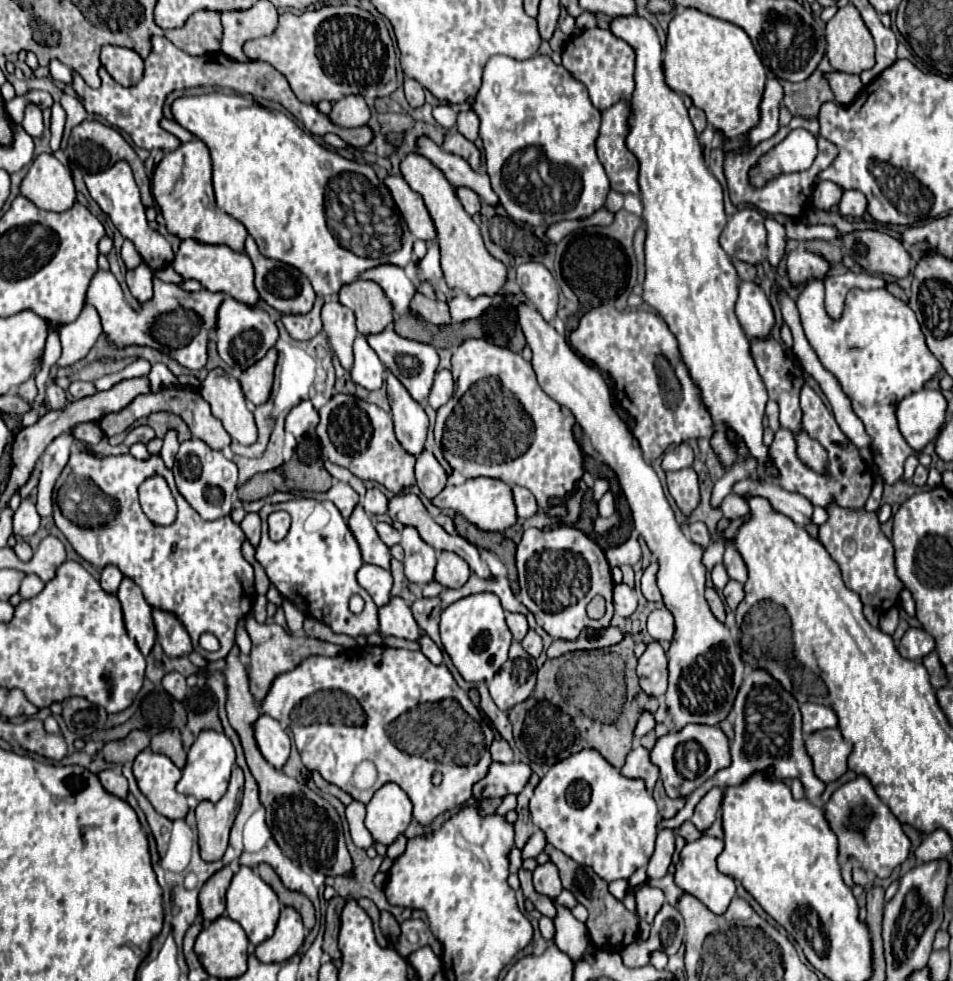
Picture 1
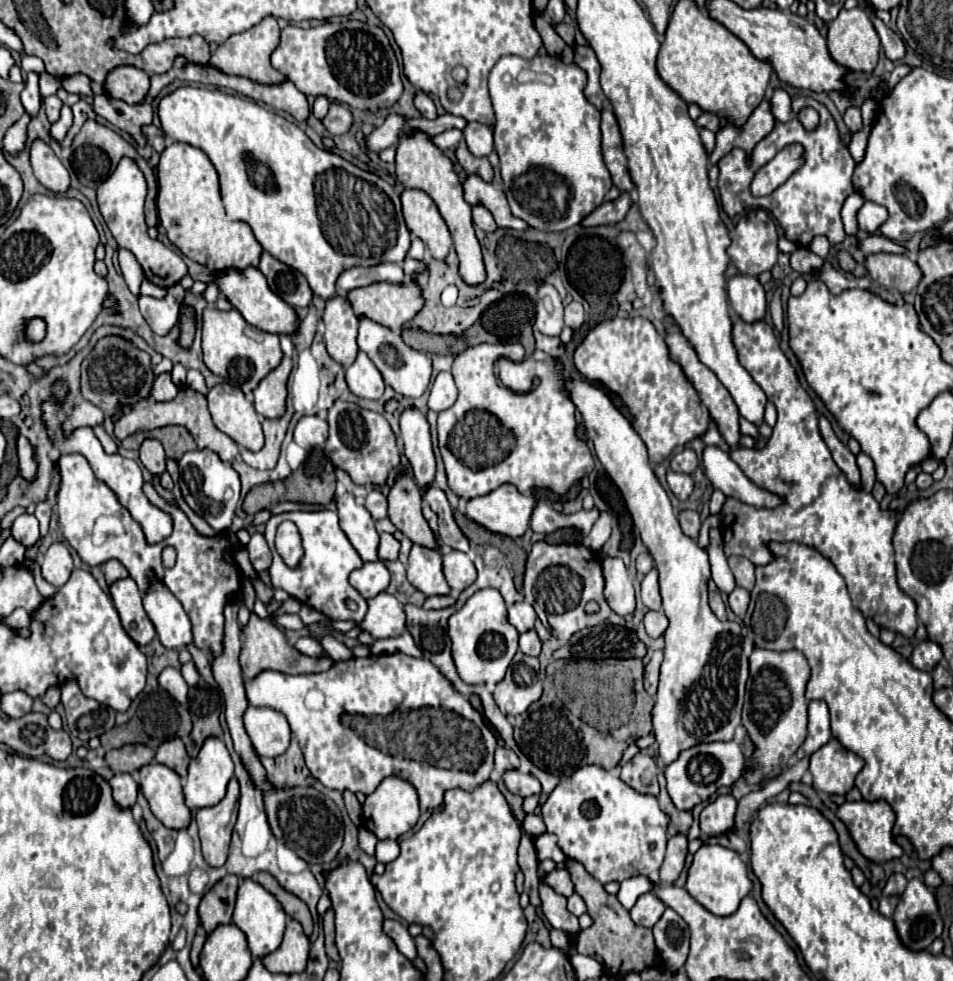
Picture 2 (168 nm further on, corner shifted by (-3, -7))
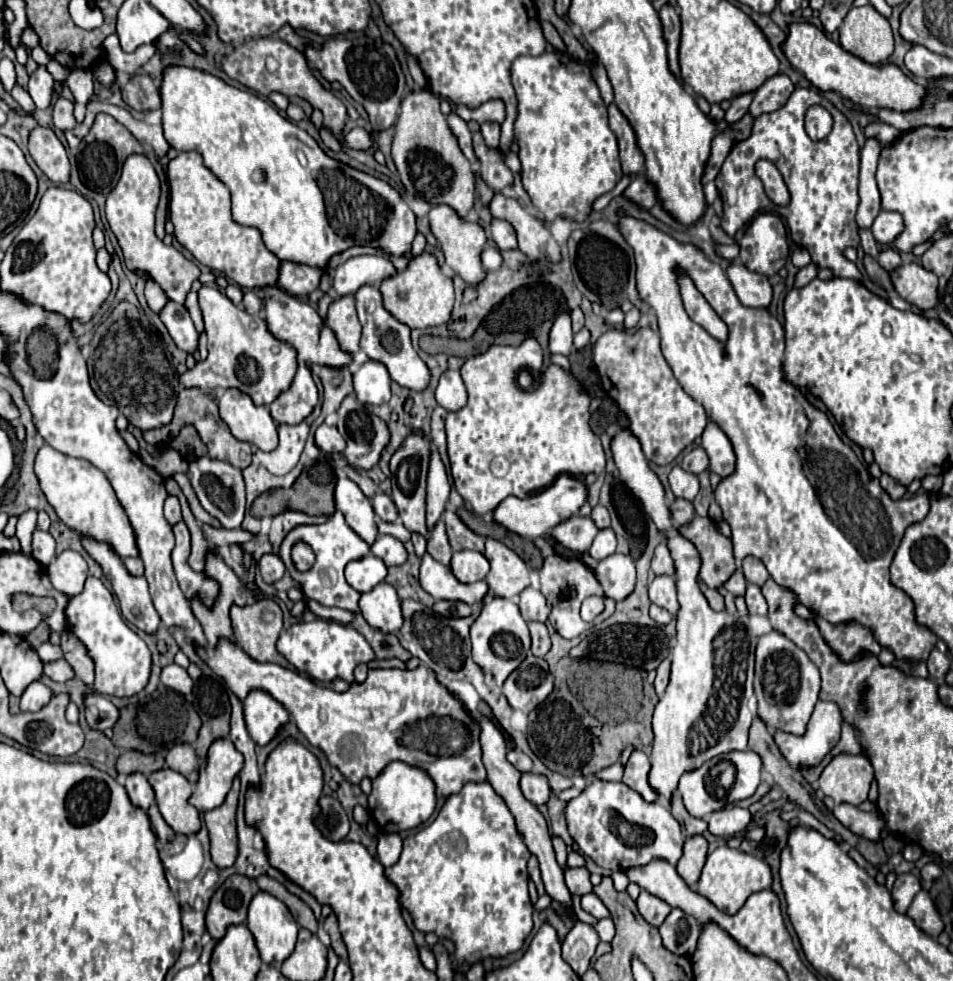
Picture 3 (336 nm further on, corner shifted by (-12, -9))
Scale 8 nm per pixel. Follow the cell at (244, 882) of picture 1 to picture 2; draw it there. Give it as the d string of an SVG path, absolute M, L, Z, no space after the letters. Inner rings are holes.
M243 879L243 883L239 885L239 893L237 893L233 923L245 933L247 947L255 959L263 959L265 955L273 953L281 945L283 933L285 933L285 921L287 921L287 915L281 903L267 889L263 889L257 881Z

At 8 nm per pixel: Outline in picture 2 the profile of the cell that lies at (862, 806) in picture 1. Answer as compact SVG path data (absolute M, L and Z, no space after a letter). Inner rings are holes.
M845 801L839 809L837 809L837 817L845 823L845 827L849 829L853 841L857 843L857 847L861 849L861 853L877 863L889 861L889 859L897 859L904 854L903 849L893 841L891 829L893 829L893 811L889 809L889 805L885 805L885 801L875 801L875 803L867 803L867 801Z

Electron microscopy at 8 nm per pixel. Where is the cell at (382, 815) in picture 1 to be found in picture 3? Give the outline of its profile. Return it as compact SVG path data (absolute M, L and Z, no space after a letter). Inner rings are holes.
M394 761L372 781L368 809L374 823L378 825L382 833L398 833L398 831L416 829L418 825L428 821L428 817L434 813L434 807L436 807L434 783L422 769Z

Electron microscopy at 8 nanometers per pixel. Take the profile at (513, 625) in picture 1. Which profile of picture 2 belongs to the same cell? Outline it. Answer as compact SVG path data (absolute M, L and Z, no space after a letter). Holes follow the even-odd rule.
M527 601L513 603L507 609L509 609L509 623L515 625L515 629L519 633L525 633L525 631L533 629L533 623L537 619L537 613L535 613L535 609Z

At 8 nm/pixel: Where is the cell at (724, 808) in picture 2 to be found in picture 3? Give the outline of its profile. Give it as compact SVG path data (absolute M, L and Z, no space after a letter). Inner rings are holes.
M728 807L722 811L716 811L708 817L708 831L716 837L730 839L738 833L742 833L750 823L750 811L744 807Z

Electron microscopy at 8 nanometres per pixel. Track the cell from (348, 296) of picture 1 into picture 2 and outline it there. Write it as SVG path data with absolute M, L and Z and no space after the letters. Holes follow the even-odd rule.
M415 279L397 283L397 285L395 283L373 283L373 285L367 285L361 289L353 289L347 295L347 299L357 315L365 315L365 317L369 317L369 319L393 329L393 331L401 331L401 327L407 321L411 321L425 305L423 291Z

